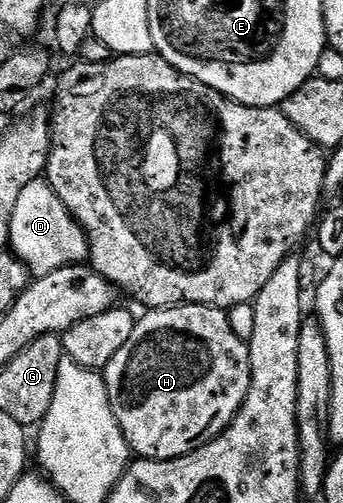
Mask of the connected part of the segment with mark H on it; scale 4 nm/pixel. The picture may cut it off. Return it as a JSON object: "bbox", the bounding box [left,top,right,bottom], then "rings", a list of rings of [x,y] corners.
{"bbox":[104,303,250,459],"rings":[[[187,303],[180,307],[150,309],[145,314],[143,319],[141,316],[135,322],[132,337],[124,341],[124,349],[120,349],[120,353],[116,353],[116,357],[112,357],[112,361],[104,369],[108,401],[135,456],[143,459],[179,459],[212,442],[233,421],[238,410],[244,405],[244,397],[250,388],[250,349],[247,340],[236,337],[236,333],[232,333],[229,314],[221,307],[201,307],[195,303]]]}

